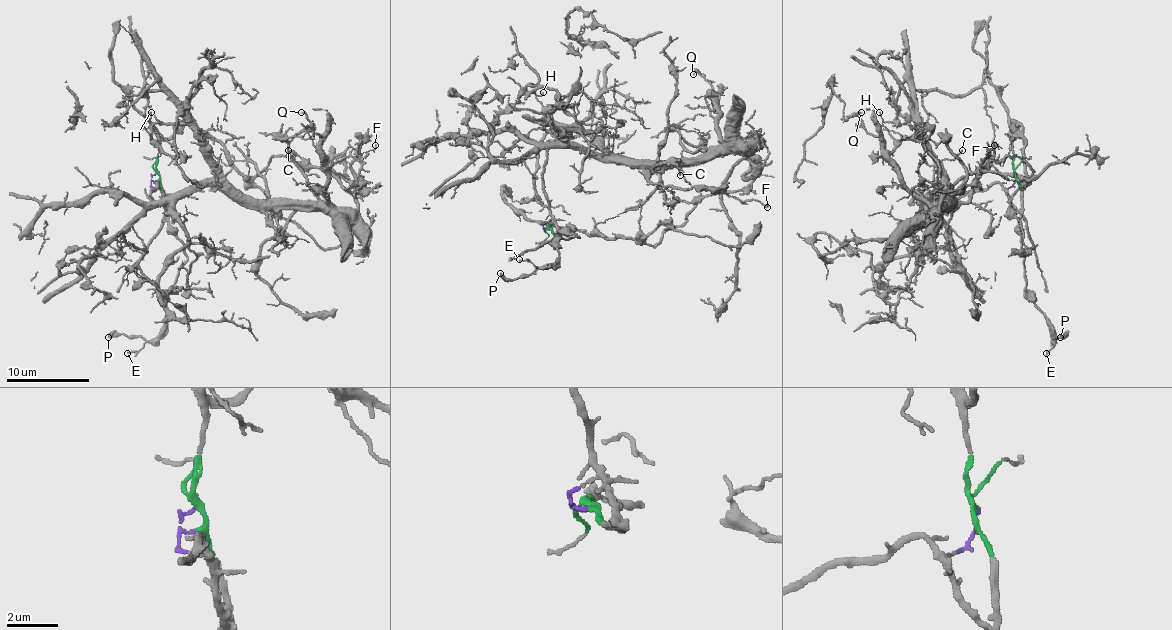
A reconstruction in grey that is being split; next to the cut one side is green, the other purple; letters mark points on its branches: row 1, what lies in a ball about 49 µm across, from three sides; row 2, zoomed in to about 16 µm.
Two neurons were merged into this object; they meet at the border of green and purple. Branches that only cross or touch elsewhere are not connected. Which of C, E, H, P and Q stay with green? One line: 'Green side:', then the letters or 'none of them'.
Green side: E, P

